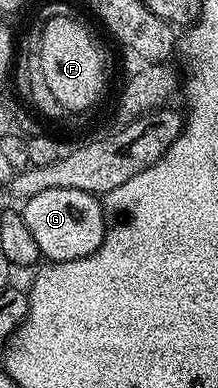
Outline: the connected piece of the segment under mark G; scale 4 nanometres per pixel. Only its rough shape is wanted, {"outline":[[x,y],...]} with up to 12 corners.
{"outline":[[49,188],[21,213],[48,263],[97,252],[102,201]]}

